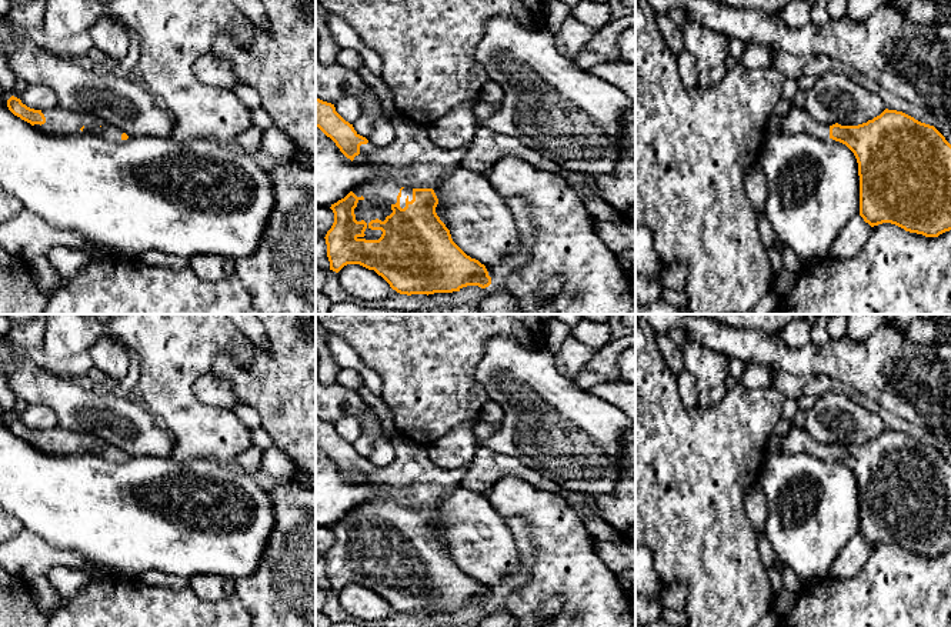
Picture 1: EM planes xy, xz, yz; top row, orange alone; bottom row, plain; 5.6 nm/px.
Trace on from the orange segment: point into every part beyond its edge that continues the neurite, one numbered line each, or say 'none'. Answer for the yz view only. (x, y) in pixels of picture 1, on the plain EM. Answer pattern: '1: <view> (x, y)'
1: yz (796, 440)

